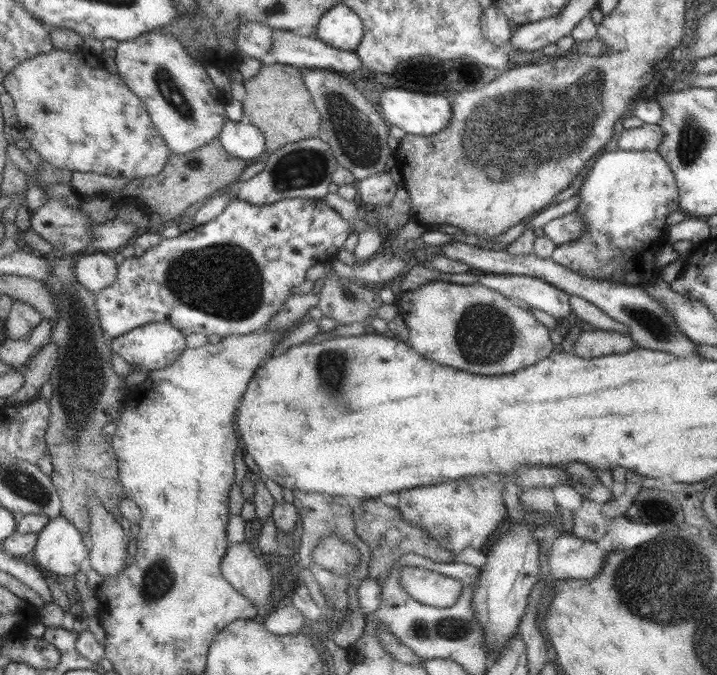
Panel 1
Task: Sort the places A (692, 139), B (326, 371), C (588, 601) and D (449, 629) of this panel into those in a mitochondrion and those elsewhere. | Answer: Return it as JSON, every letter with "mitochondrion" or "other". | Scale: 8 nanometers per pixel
{"A":"mitochondrion","B":"mitochondrion","C":"other","D":"mitochondrion"}

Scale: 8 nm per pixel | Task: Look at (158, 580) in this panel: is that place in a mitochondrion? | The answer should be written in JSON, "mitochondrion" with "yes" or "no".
{"mitochondrion":"yes"}

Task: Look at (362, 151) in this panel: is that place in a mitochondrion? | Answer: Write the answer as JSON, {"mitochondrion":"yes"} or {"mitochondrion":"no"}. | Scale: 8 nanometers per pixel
{"mitochondrion":"yes"}

